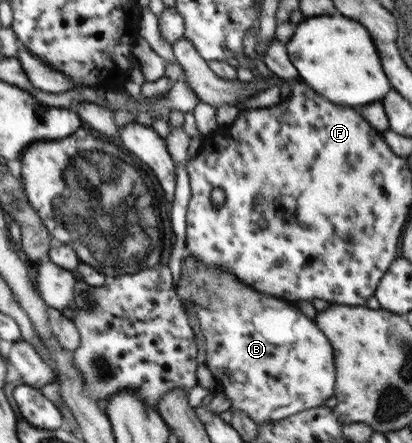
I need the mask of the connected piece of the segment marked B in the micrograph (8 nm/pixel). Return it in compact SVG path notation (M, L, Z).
M191 251L182 259L181 277L180 286L175 286L178 297L184 308L188 299L195 309L205 337L205 365L217 384L223 386L231 400L232 411L241 411L256 423L279 421L307 409L324 406L327 399L334 396L336 364L333 349L319 326L307 318L295 303L261 293L222 267L202 265Z

